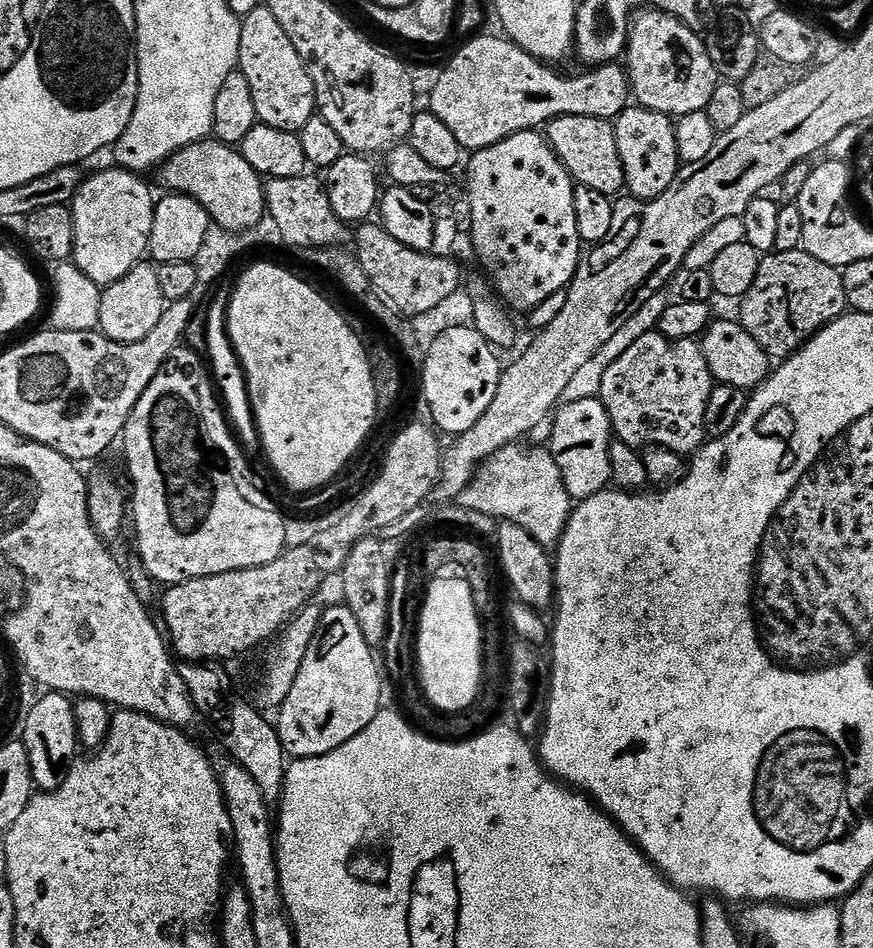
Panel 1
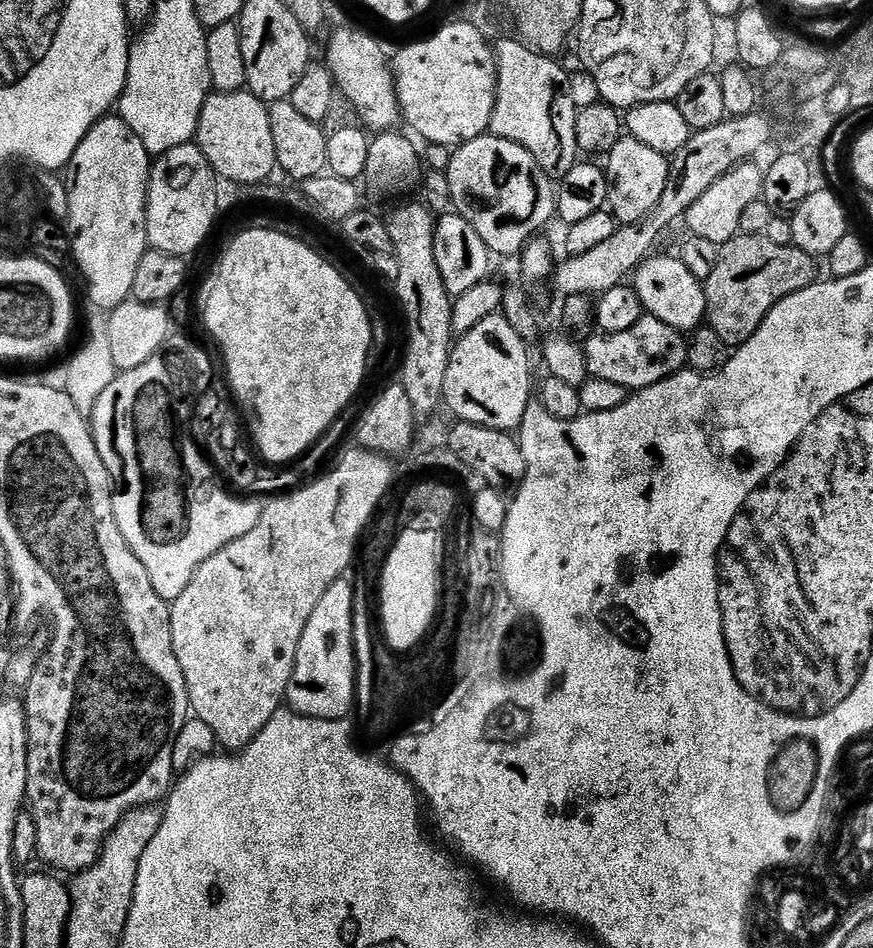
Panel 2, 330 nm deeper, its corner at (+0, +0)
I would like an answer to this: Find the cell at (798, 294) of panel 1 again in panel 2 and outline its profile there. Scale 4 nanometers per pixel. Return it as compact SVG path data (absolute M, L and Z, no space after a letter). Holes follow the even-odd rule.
M737 234L730 242L719 245L714 262L714 270L710 270L710 278L703 280L704 294L706 296L707 327L722 338L722 342L729 349L735 350L749 340L762 326L766 314L782 302L782 298L790 298L790 294L798 294L798 290L806 290L806 286L817 283L816 276L817 257L806 254L800 248L787 244L777 246L770 242L764 235Z

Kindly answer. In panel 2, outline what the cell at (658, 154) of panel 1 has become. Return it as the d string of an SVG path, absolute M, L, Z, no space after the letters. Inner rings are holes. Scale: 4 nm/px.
M621 138L606 155L606 175L608 180L607 207L621 225L636 223L646 218L666 187L669 157L642 146L642 142L631 138Z

